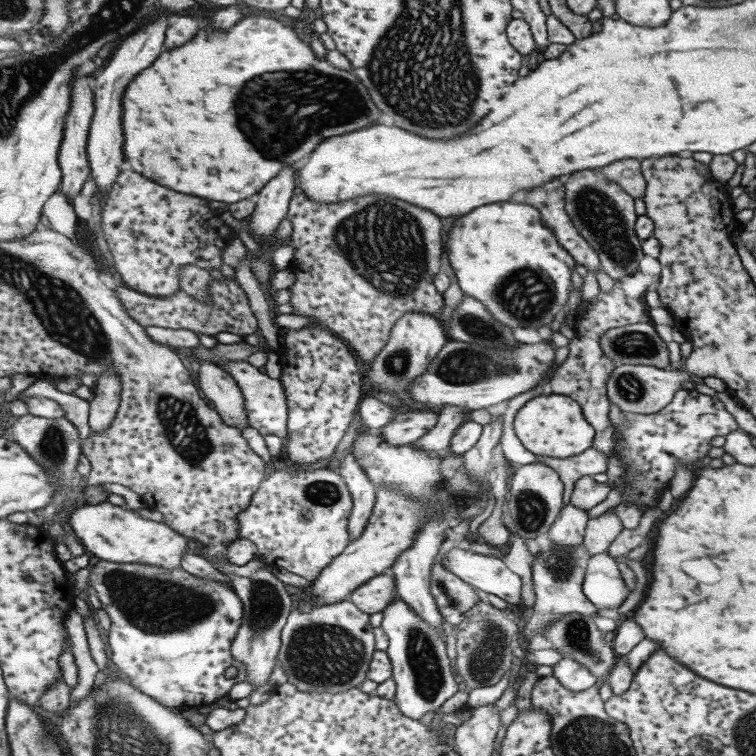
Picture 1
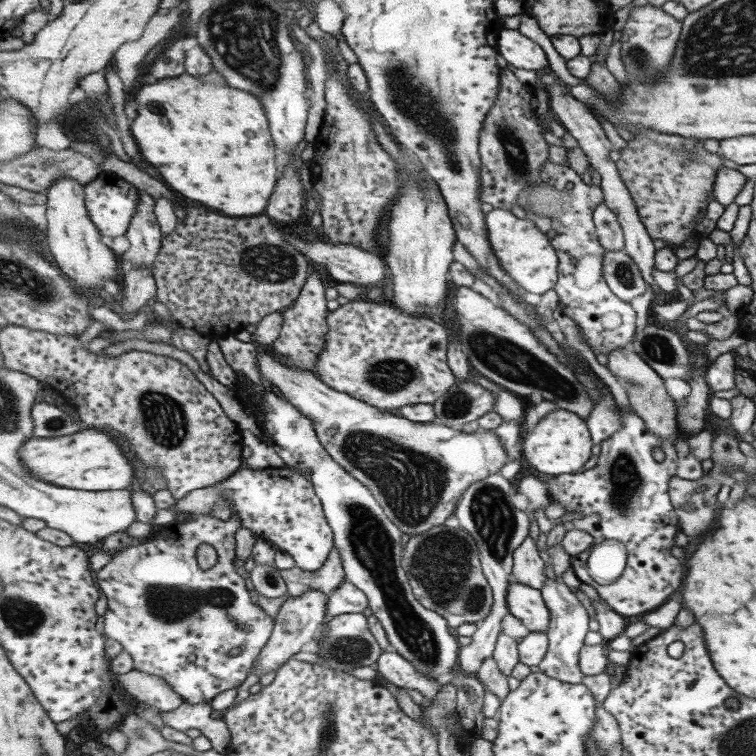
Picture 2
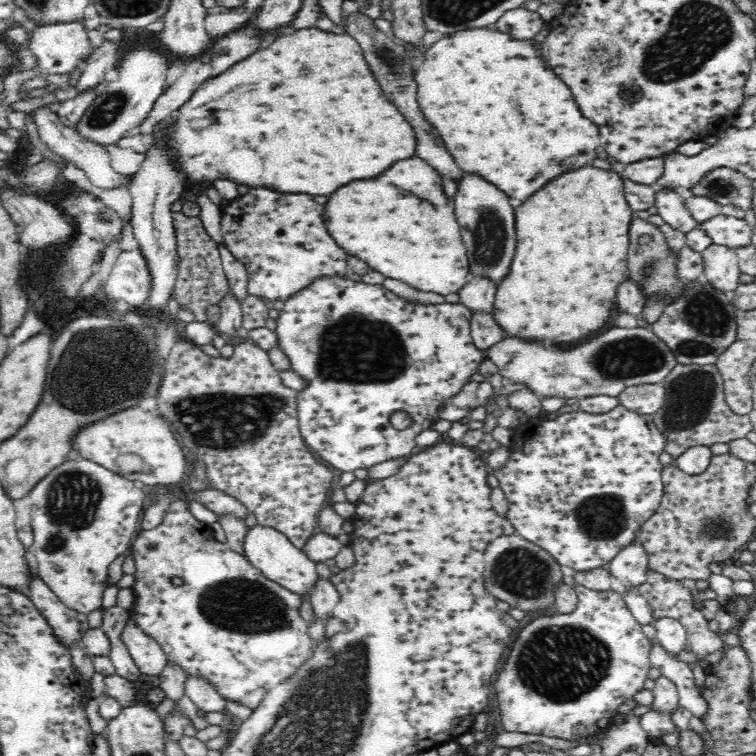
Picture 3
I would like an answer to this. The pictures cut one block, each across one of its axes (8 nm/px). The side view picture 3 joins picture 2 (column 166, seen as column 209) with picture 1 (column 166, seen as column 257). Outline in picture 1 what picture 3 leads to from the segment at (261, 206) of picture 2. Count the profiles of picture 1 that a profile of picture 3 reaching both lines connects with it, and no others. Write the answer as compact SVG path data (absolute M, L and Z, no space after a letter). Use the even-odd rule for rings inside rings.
M253 16L253 18L241 20L229 32L211 32L211 30L203 28L189 44L161 54L161 58L149 70L145 70L141 74L141 78L137 78L137 82L133 82L133 86L129 86L129 94L125 94L125 136L127 136L125 156L127 156L127 162L133 164L133 170L155 180L157 184L169 186L183 194L193 194L193 196L201 196L201 198L209 198L209 200L235 204L235 202L241 202L247 198L253 199L251 196L261 192L261 188L271 178L275 178L285 166L289 166L289 164L301 160L303 156L307 156L309 152L313 152L316 149L315 146L319 146L325 138L377 124L382 115L378 107L371 100L367 88L361 84L361 78L357 78L357 74L352 69L340 70L327 60L320 60L311 50L311 46L303 42L293 28L283 26L283 22L273 20L273 18Z

